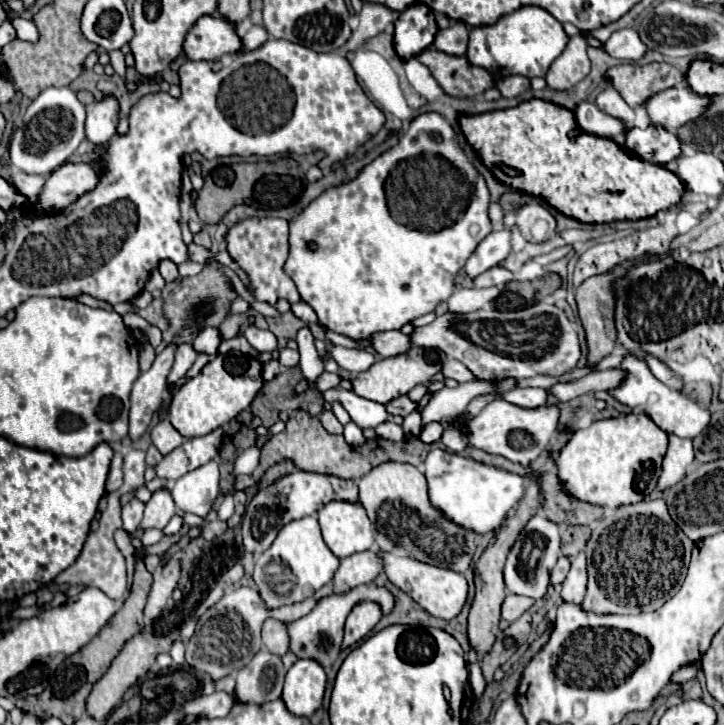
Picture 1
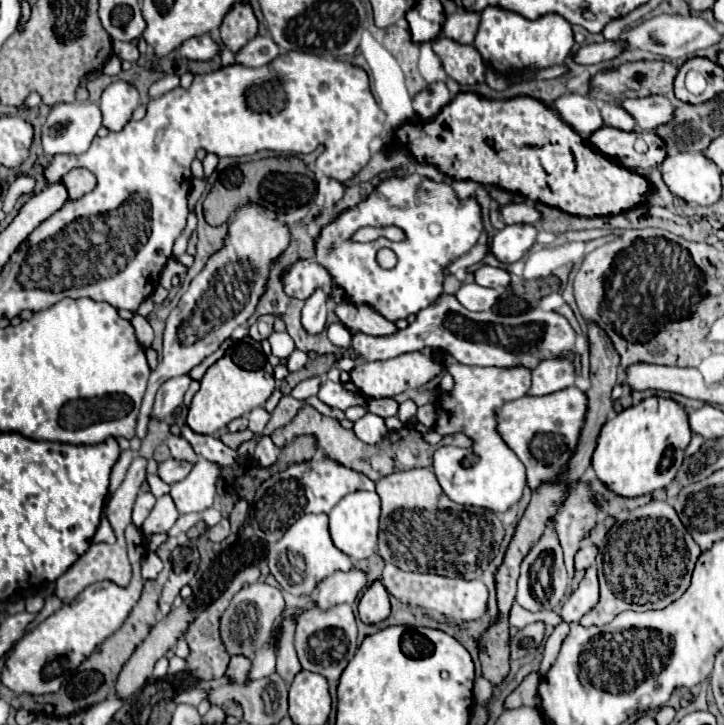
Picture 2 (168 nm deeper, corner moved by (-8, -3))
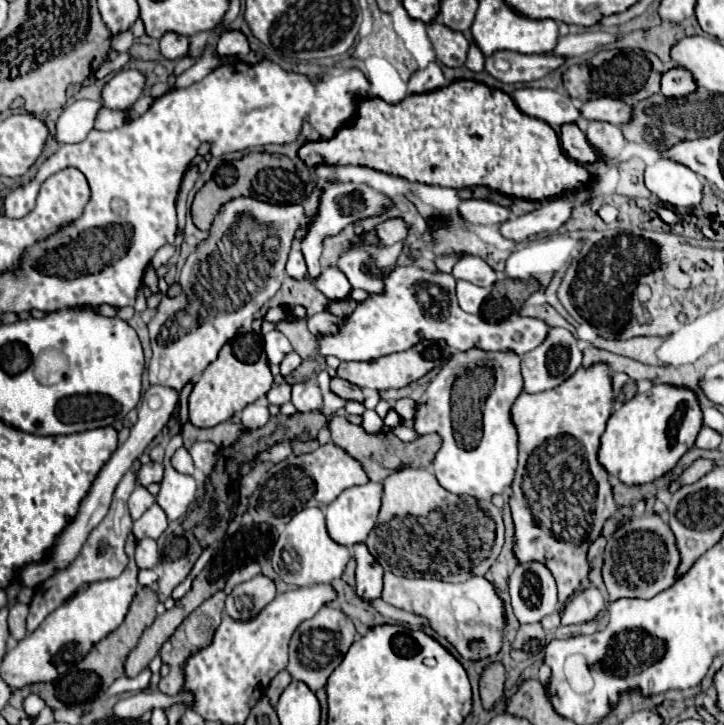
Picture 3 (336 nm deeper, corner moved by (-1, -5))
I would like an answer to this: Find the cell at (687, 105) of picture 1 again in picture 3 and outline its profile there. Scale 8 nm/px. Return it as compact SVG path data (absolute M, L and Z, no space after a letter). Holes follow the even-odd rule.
M617 98L589 100L581 108L581 116L587 120L605 120L611 124L629 124L635 116L633 106Z

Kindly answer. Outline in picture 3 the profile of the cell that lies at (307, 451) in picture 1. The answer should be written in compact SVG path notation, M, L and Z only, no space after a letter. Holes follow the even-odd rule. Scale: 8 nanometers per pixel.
M333 416L329 422L329 432L331 432L331 442L339 448L343 448L349 456L353 456L367 472L369 480L371 482L383 482L385 476L389 476L391 472L395 472L397 468L405 468L405 466L415 466L415 468L429 468L431 460L433 460L433 454L437 452L439 448L439 442L441 438L437 434L429 434L429 436L423 436L421 440L417 442L411 442L411 444L405 444L401 442L391 430L383 430L379 434L365 434L361 426L353 426L347 422L347 418L341 418L341 416Z

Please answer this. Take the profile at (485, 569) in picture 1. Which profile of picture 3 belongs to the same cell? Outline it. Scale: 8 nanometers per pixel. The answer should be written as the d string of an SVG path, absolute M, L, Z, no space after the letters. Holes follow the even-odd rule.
M495 662L489 664L481 674L481 700L485 708L493 708L493 704L503 696L503 684L505 684L505 668L503 664Z

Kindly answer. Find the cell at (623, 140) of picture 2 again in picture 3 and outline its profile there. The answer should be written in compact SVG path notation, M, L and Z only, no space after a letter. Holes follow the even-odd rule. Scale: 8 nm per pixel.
M565 124L565 128L559 130L561 146L565 148L565 154L579 164L593 164L601 160L599 150L587 140L585 132L577 124Z

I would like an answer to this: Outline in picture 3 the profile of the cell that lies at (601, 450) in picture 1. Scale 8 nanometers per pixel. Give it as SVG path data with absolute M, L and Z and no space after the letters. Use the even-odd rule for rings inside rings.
M659 384L645 394L635 394L609 416L597 458L607 474L619 478L623 484L649 484L675 468L681 456L693 446L699 430L701 408L697 396L687 388Z

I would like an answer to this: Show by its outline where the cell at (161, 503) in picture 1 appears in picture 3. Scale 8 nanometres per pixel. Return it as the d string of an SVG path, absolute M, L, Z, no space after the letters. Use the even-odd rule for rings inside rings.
M155 502L139 520L133 522L133 534L137 540L141 538L159 538L167 530L167 514Z

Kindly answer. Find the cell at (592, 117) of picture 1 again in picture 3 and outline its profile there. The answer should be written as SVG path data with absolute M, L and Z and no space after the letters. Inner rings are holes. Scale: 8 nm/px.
M521 88L513 94L513 100L521 112L547 122L557 132L563 124L575 124L575 120L581 116L581 110L575 108L573 98L555 90Z

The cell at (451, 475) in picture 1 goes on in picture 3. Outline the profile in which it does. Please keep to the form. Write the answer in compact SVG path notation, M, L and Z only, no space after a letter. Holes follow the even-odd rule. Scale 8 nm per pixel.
M459 352L449 358L441 372L433 378L427 392L417 400L415 430L437 432L443 438L439 452L433 458L433 470L439 484L457 496L473 496L477 500L491 500L495 494L503 494L511 486L517 468L517 432L509 420L509 408L523 392L519 356L513 352ZM479 388L491 388L483 404L479 406Z

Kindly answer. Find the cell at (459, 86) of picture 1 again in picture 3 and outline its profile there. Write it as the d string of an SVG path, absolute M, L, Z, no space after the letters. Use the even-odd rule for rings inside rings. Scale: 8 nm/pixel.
M431 22L427 24L427 36L441 64L449 68L459 68L465 64L471 42L467 42L467 38L461 32L453 32L451 28L445 28L441 22Z

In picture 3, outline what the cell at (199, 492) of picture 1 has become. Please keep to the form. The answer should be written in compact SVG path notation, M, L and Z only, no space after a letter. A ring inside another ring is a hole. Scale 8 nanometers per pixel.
M176 433L171 437L171 441L165 449L162 463L165 466L165 478L163 478L161 490L157 494L157 504L165 510L169 520L179 520L181 516L185 516L189 504L195 500L195 494L197 494L195 478L189 474L181 474L181 472L173 470L171 465L171 456L182 446L182 434Z

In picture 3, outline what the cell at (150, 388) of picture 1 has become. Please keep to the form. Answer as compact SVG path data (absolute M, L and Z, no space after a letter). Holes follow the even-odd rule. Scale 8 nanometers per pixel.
M235 198L221 208L209 232L209 238L197 246L181 270L179 284L183 294L175 298L165 296L157 308L157 314L149 322L153 348L153 358L148 365L151 385L169 386L180 392L189 380L197 382L201 372L217 358L223 344L231 340L247 320L253 320L253 314L279 290L285 278L287 254L291 250L301 216L301 204L271 206L255 198Z

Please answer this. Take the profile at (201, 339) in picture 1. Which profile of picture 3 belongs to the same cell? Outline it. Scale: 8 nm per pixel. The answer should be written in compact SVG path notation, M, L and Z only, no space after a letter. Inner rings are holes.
M191 382L189 386L185 384L185 388L179 393L179 419L181 421L181 432L184 424L188 422L188 397L189 394L191 394L191 388L193 388L193 382Z

